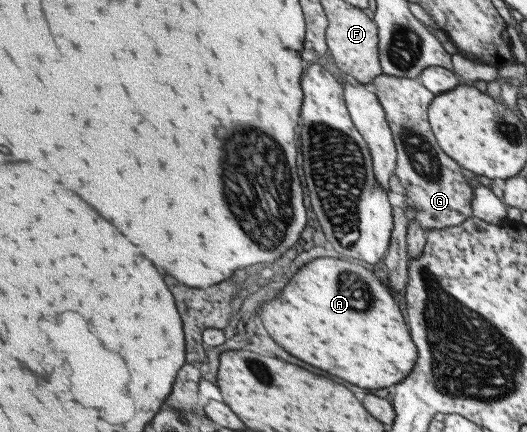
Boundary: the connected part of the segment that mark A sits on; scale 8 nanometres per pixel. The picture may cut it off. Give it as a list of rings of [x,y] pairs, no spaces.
[[[341,256],[316,258],[304,266],[284,288],[282,296],[264,306],[264,324],[272,334],[270,337],[292,356],[332,372],[360,388],[378,390],[400,384],[414,370],[419,359],[418,348],[412,342],[406,318],[390,294],[390,288],[382,284],[372,270],[346,260],[350,259]]]

